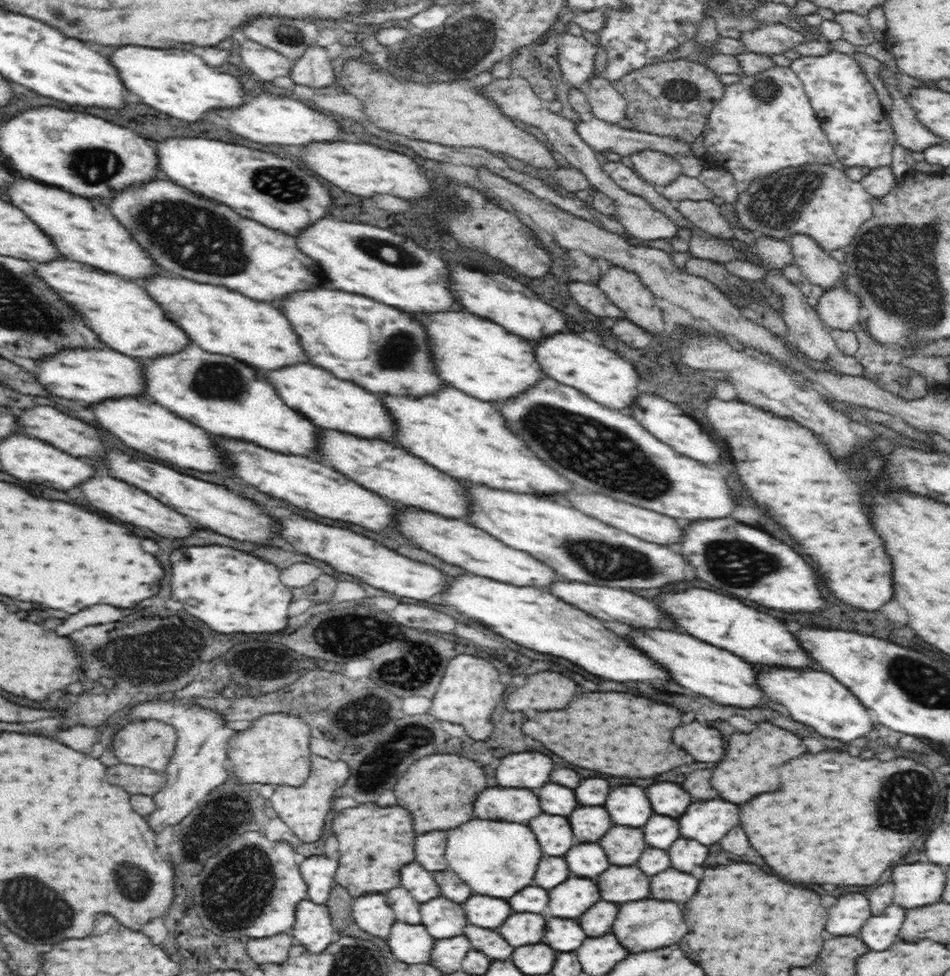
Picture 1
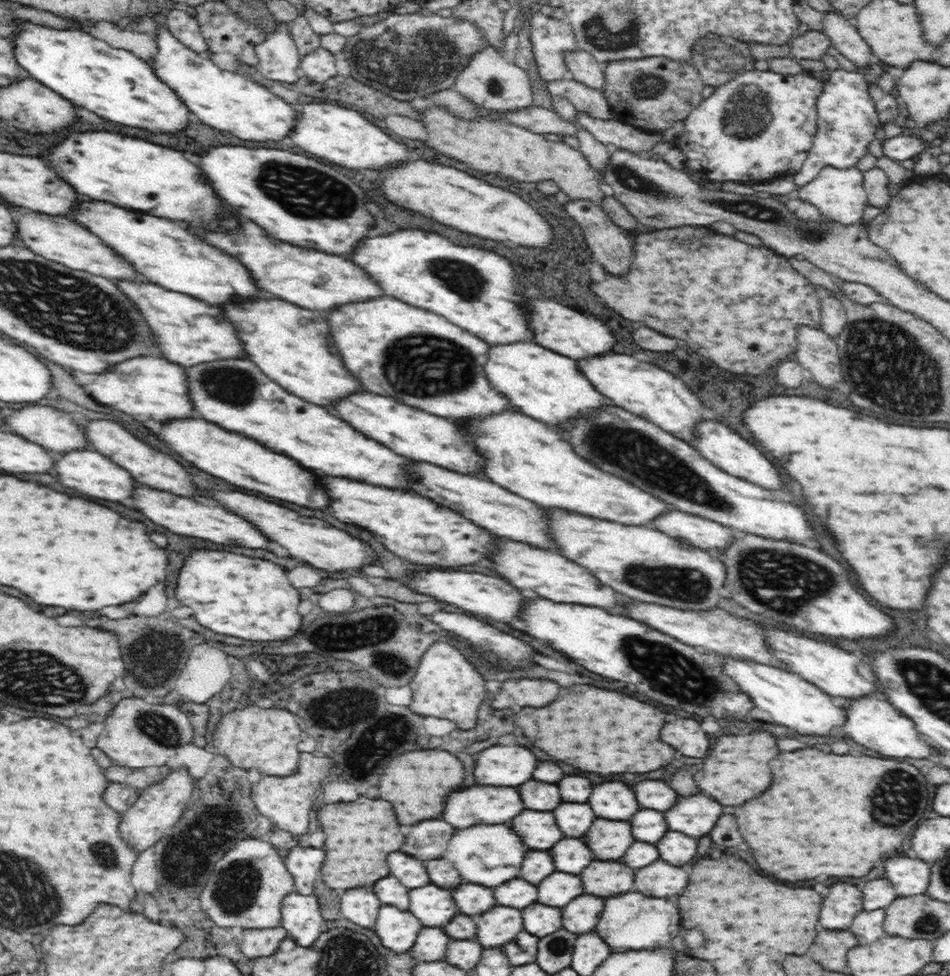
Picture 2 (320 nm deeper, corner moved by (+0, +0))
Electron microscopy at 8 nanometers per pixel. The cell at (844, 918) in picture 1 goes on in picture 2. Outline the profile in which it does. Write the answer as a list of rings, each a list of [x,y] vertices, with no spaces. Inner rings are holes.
[[[834,884],[824,898],[820,924],[828,930],[848,930],[862,909],[862,892],[856,886]]]

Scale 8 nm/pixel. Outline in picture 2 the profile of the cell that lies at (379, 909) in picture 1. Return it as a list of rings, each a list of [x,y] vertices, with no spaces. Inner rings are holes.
[[[371,886],[344,890],[340,898],[343,918],[352,920],[362,928],[376,927],[379,910],[383,904]]]

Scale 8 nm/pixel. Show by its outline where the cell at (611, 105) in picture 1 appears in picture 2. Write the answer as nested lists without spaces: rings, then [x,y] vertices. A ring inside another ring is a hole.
[[[581,49],[572,54],[566,52],[564,59],[577,82],[594,90],[602,91],[606,88],[606,63],[598,62],[591,54]]]

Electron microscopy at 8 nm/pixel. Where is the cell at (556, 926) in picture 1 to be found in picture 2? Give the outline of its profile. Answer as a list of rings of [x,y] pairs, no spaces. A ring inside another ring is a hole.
[[[530,904],[528,908],[521,911],[524,914],[524,930],[539,939],[563,928],[561,908],[545,904]]]

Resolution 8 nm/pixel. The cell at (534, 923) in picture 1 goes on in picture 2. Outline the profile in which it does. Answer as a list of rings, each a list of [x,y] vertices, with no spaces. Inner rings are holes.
[[[494,906],[486,916],[476,916],[476,939],[485,949],[500,947],[512,941],[524,930],[522,911],[506,906]]]

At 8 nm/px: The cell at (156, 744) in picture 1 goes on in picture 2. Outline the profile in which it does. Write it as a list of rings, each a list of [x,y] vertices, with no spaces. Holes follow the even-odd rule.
[[[124,698],[112,706],[112,714],[104,718],[104,728],[97,740],[97,747],[114,762],[131,769],[167,765],[180,746],[194,738],[194,730],[187,717],[174,705],[148,704],[140,698]]]

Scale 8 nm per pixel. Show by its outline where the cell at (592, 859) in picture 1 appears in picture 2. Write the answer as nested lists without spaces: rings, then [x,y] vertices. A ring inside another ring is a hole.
[[[564,838],[562,842],[558,842],[558,846],[554,846],[554,850],[552,850],[552,856],[556,862],[556,870],[562,873],[576,874],[576,876],[590,862],[598,860],[582,840],[574,840],[574,838]]]

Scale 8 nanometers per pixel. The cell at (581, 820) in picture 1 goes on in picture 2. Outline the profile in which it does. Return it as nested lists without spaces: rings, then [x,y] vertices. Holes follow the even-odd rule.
[[[564,802],[554,810],[554,814],[556,814],[560,830],[570,838],[584,836],[596,820],[588,804],[566,804]]]

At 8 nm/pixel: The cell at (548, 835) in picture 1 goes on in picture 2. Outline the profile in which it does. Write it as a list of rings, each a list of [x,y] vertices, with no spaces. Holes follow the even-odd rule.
[[[524,810],[518,818],[514,818],[512,826],[530,850],[550,850],[564,838],[552,812]]]

